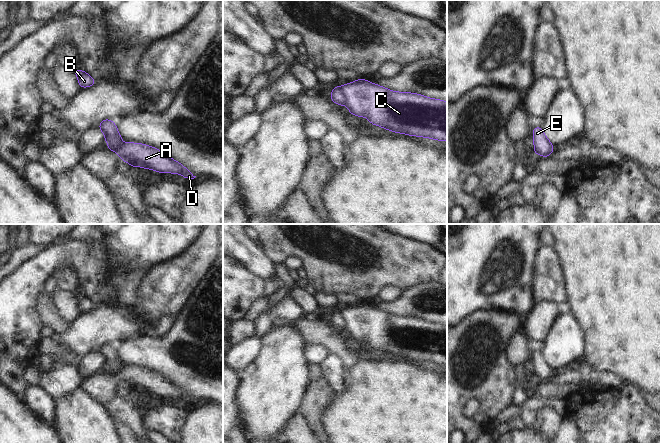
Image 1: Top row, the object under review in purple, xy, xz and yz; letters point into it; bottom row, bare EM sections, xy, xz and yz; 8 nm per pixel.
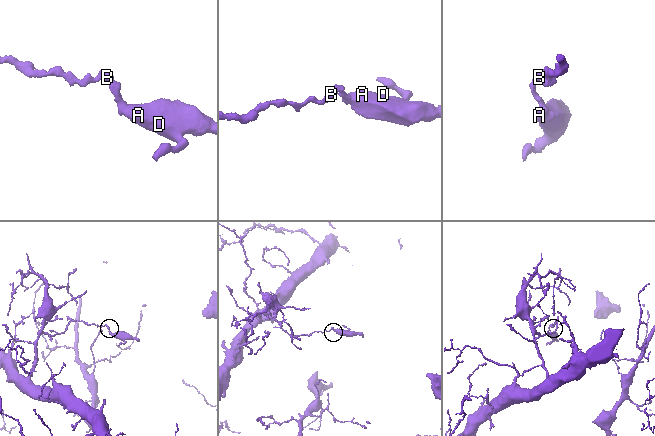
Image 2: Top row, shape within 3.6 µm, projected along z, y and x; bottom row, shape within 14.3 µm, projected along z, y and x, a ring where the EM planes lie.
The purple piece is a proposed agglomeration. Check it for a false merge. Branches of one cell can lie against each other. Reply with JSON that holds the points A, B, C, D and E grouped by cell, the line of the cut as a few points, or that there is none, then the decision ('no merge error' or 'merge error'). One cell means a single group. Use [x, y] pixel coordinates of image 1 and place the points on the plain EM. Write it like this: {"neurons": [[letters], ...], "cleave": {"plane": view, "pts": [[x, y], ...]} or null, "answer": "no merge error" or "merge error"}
{"neurons": [["A", "C", "D"], ["B", "E"]], "cleave": {"plane": "xz", "pts": [[339, 311], [344, 320], [345, 327]]}, "answer": "merge error"}

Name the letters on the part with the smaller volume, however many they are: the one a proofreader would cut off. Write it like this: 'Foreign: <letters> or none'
Foreign: A, C, D

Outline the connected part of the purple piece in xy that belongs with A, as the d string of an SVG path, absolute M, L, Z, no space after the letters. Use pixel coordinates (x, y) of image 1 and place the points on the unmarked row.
M124 366L116 373L116 378L132 391L139 390L159 397L181 398L187 403L196 401L181 387L173 384L162 375L145 368Z

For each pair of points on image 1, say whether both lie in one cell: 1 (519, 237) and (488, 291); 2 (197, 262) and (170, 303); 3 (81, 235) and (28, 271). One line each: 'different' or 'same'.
1: same
2: same
3: different

